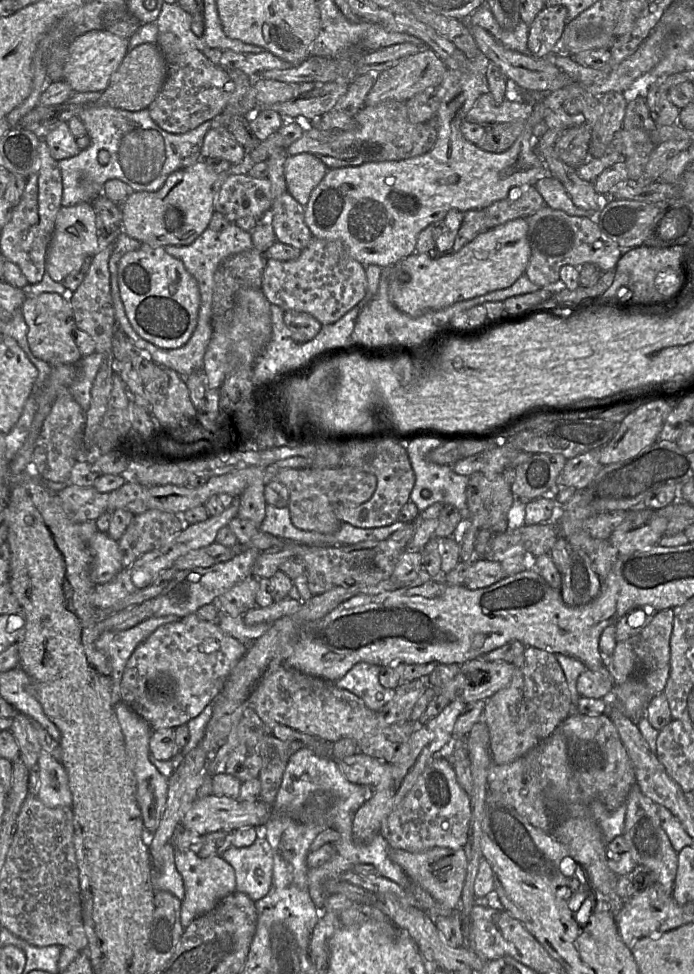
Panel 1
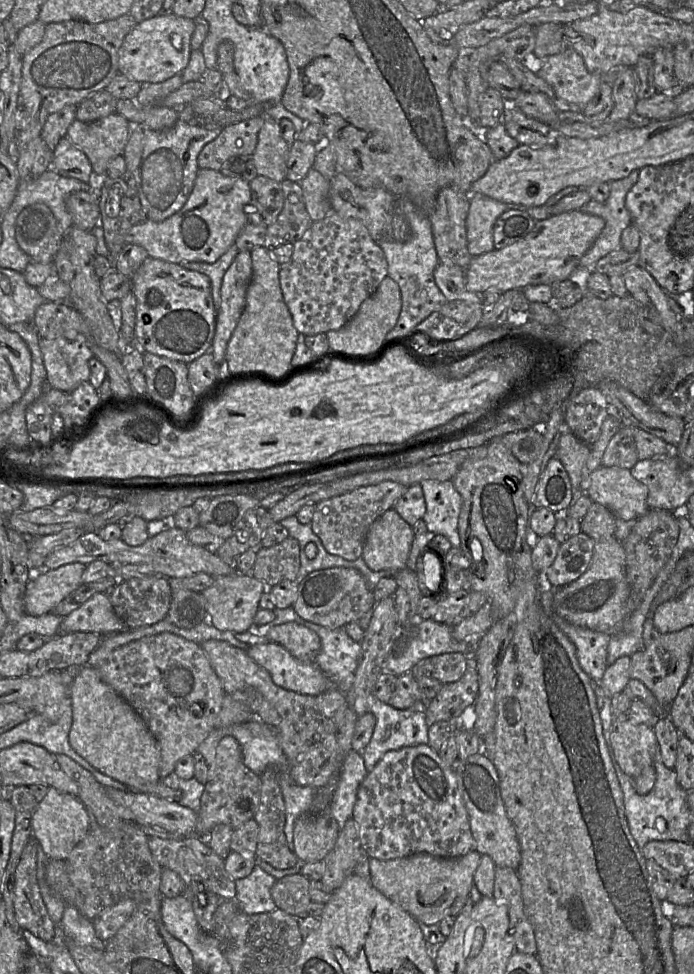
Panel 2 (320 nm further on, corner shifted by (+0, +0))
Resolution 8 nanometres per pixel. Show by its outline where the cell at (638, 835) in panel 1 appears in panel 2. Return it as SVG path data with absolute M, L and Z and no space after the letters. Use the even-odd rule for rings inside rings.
M617 718L614 719L611 727L610 741L619 767L632 780L638 777L646 767L653 765L657 739L652 727L632 723L628 718Z

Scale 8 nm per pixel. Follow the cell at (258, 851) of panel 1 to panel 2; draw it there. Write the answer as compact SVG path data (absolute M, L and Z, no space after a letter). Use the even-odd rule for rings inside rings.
M259 862L251 874L236 880L235 899L240 910L246 914L259 914L277 909L271 894L271 888L276 880L261 867Z

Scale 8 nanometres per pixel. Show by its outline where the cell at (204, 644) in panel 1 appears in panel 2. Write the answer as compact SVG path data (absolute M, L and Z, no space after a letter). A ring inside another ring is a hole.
M275 642L249 646L247 655L267 670L273 682L286 690L319 695L333 686L330 678L313 662L302 662Z

